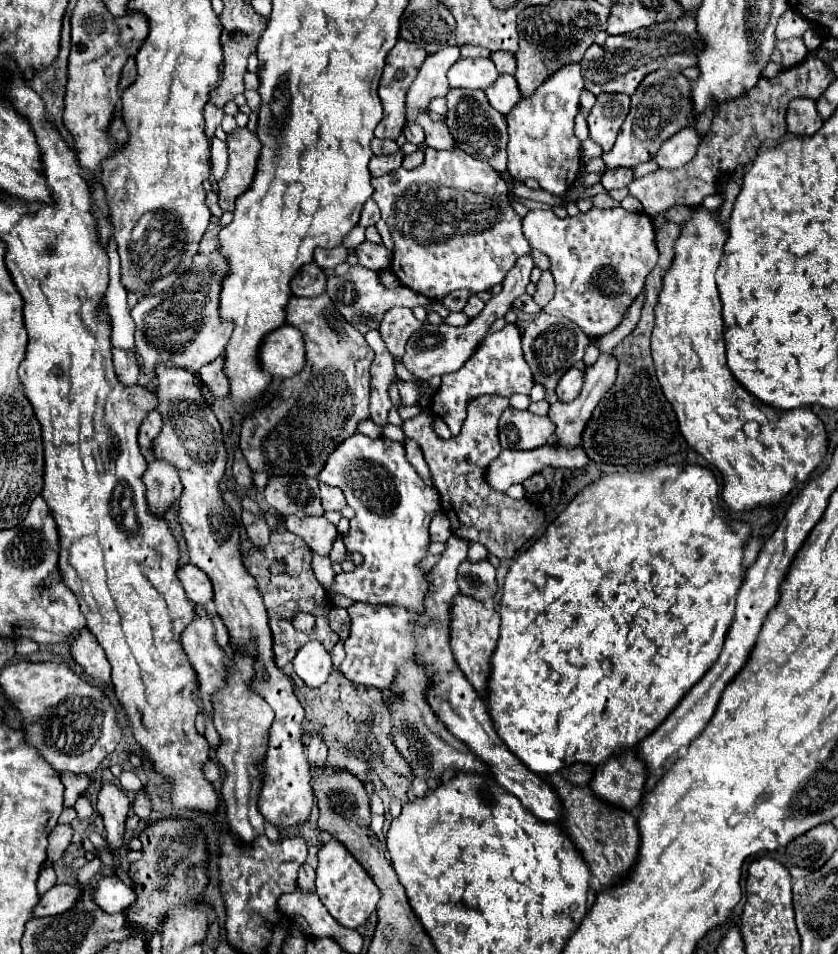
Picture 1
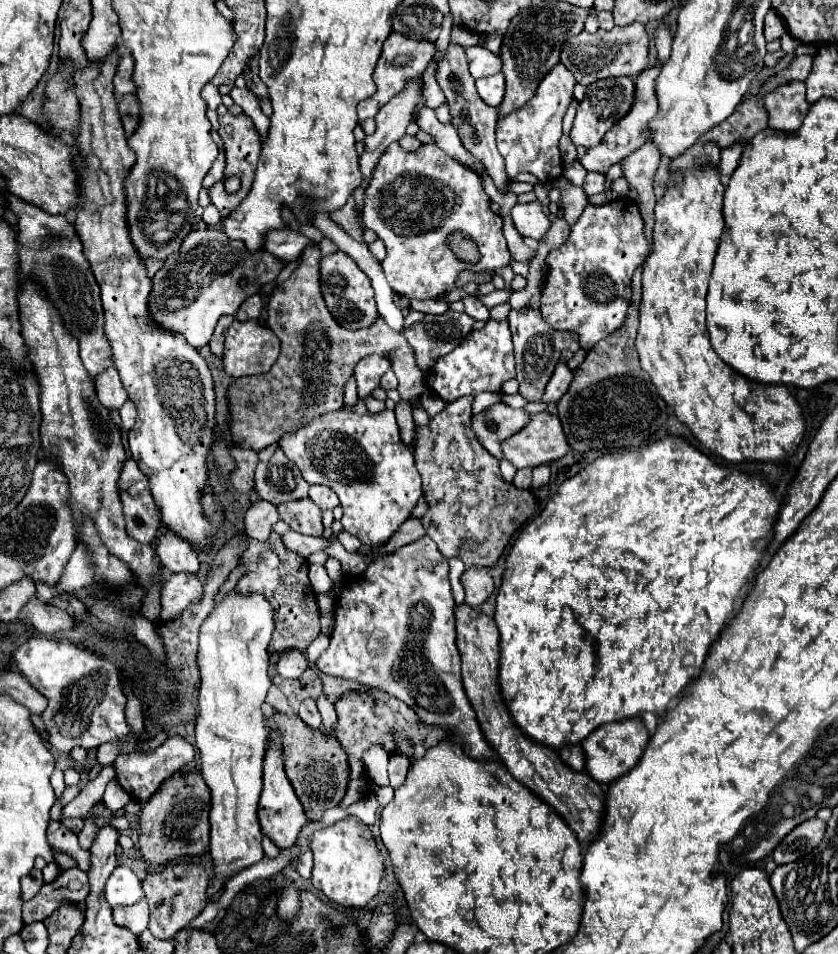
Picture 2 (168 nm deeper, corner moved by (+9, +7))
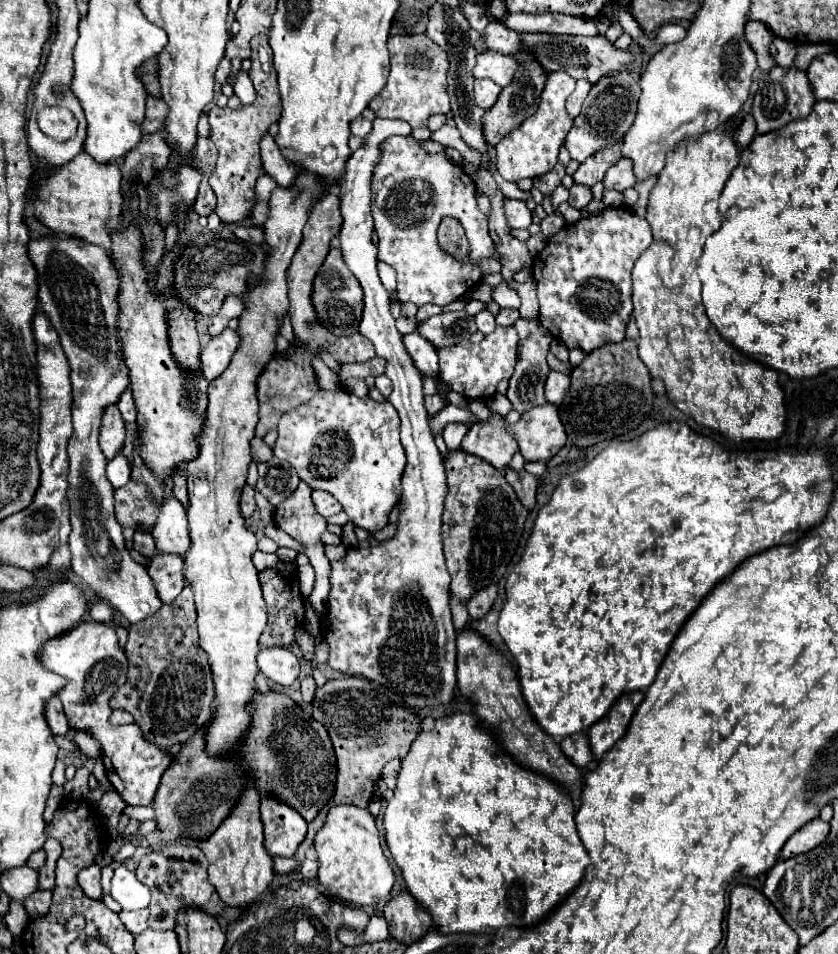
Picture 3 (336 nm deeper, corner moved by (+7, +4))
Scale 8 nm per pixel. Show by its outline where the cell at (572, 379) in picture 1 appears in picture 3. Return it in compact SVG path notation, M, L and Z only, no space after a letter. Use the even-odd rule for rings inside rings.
M551 370L547 380L545 380L545 398L547 398L547 402L559 406L563 396L567 394L567 388L569 388L569 376L563 374L563 372Z

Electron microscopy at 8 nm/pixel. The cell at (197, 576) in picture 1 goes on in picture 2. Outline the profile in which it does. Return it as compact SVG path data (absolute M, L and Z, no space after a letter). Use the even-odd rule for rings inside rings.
M165 531L165 535L159 537L159 543L155 547L159 561L171 571L171 573L189 573L197 575L199 571L199 559L193 547L177 537L171 531Z

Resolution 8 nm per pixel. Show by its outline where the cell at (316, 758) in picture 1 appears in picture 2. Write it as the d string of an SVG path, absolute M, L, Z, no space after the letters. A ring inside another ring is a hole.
M305 699L299 707L299 717L305 725L311 725L311 729L319 729L321 727L321 715L319 709L315 705L313 699Z

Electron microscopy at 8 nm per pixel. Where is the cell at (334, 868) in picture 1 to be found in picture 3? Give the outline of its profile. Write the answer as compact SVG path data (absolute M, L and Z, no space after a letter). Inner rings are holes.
M353 804L329 808L327 820L317 832L313 846L319 854L321 864L319 882L329 894L347 902L355 902L359 906L371 906L391 892L395 884L395 874L383 854L379 830L369 808L355 808Z

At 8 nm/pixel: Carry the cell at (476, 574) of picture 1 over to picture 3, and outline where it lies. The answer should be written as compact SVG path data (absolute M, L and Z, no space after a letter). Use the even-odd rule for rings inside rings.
M491 584L489 588L477 592L477 594L467 602L469 616L475 618L475 620L477 620L477 618L483 618L483 616L491 610L495 598L497 598L497 586L495 586L495 584Z

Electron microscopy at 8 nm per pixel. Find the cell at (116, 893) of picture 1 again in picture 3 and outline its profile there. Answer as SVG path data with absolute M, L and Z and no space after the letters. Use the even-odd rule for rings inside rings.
M123 864L115 868L111 878L111 896L121 904L123 910L141 910L149 906L147 886L141 884Z

